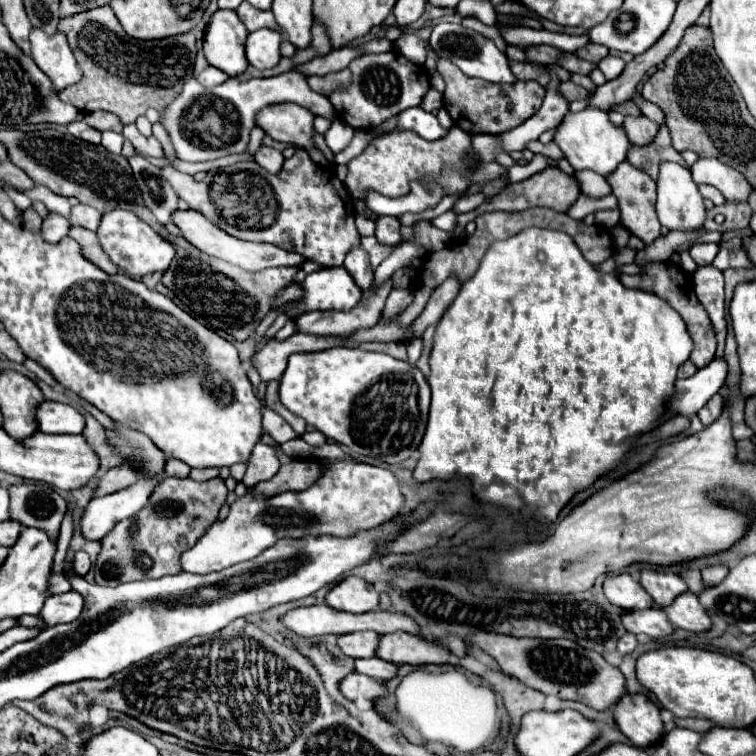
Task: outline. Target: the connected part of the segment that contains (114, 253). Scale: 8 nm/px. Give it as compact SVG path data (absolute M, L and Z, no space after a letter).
M115 209L115 211L107 211L101 217L99 229L97 229L101 247L107 251L107 255L111 257L111 261L125 271L131 277L143 277L147 273L153 271L165 271L171 263L171 259L175 257L175 249L169 241L165 241L159 233L155 233L145 221L141 221L133 211L125 211L125 209Z

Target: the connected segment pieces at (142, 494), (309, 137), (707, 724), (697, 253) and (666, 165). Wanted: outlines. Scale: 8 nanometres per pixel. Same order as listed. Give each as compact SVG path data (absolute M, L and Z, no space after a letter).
M141 477L137 483L125 487L123 491L91 499L81 517L83 537L101 541L103 535L107 535L119 521L137 515L147 505L151 491L161 481L163 477Z
M295 103L271 105L259 111L257 115L257 125L263 127L267 135L271 135L277 141L307 149L316 164L326 166L328 163L323 153L313 143L313 121L315 115L311 115L311 111Z
M675 719L675 723L679 727L689 727L693 731L701 731L701 733L707 733L715 725L713 721L707 721L707 719Z
M695 243L689 249L689 253L691 253L691 257L693 257L693 261L697 265L709 265L709 263L713 263L717 251L719 251L717 243Z
M663 161L659 167L657 177L657 217L661 225L667 229L679 229L679 231L693 231L703 225L705 221L705 205L703 197L699 195L697 183L691 179L691 171L679 163Z

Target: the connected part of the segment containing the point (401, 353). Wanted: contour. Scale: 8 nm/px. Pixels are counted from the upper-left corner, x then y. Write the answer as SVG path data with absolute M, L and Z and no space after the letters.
M361 343L361 349L369 349L369 351L381 351L381 353L389 353L395 359L405 361L407 359L407 351L405 351L405 343Z

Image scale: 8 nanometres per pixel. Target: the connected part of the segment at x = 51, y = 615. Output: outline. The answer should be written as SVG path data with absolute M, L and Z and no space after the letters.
M69 591L63 595L53 595L45 599L45 605L39 613L43 625L39 631L45 631L47 627L55 627L61 623L71 623L79 617L83 609L83 597L77 591Z

